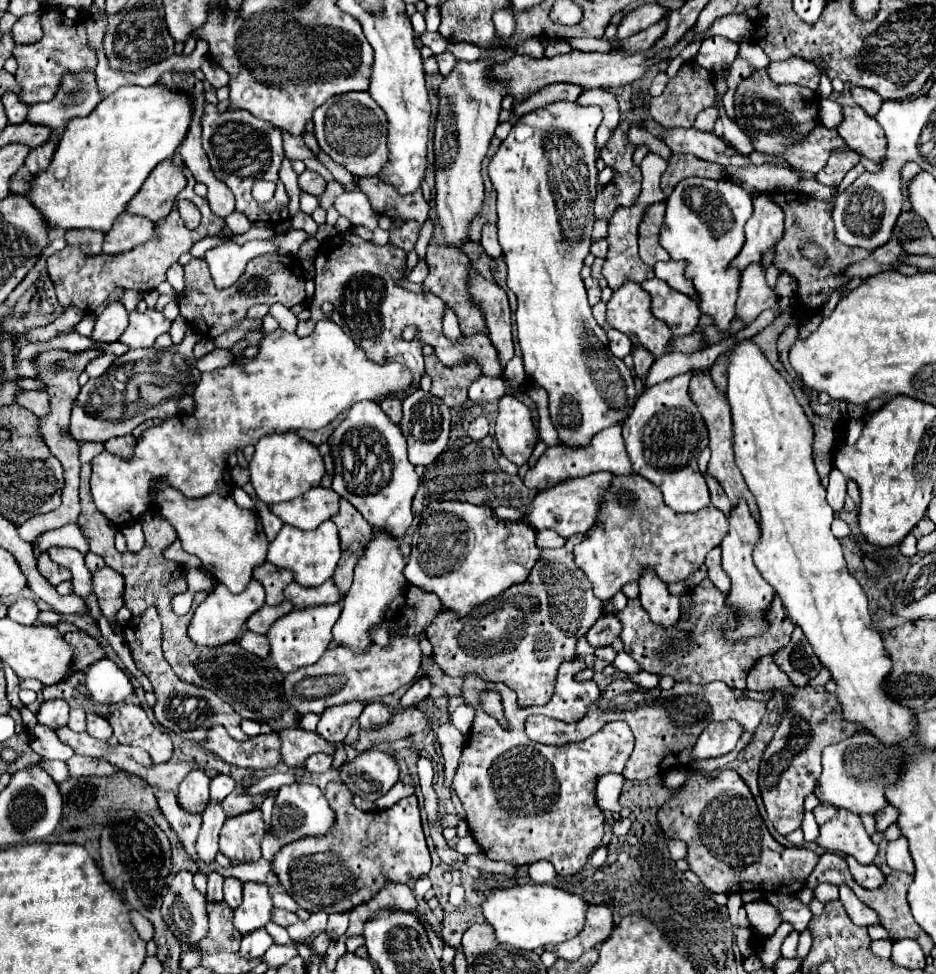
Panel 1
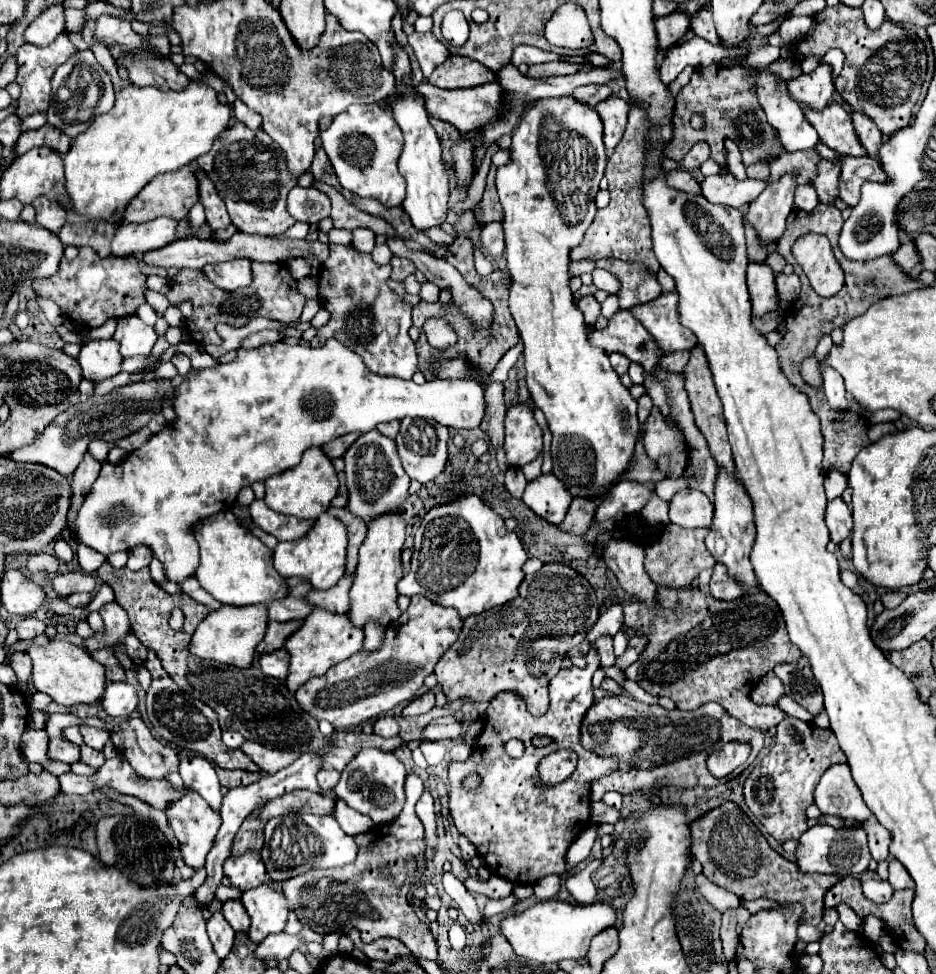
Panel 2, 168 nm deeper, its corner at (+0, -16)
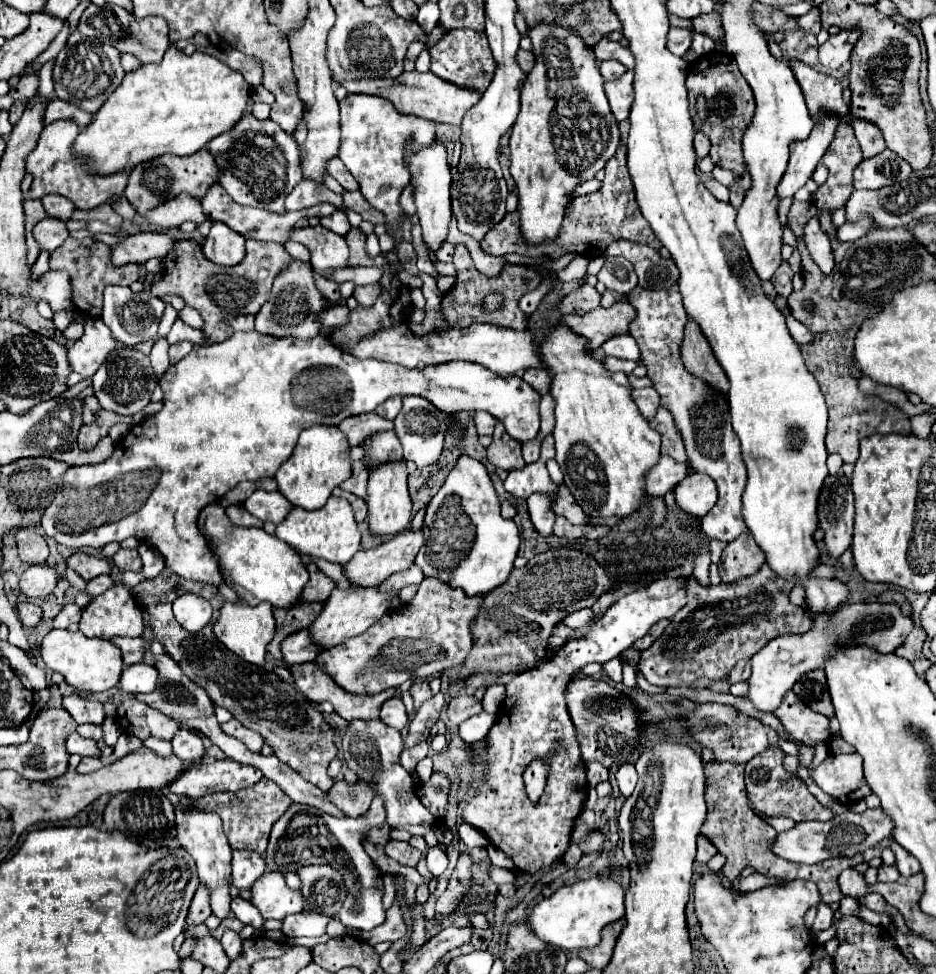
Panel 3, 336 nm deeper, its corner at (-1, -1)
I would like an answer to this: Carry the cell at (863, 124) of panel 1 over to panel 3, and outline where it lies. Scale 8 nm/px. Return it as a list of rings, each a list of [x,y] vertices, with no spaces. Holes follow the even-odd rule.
[[[796,59],[790,61],[790,67],[814,121],[818,121],[818,109],[822,109],[822,105],[826,105],[826,109],[838,109],[840,117],[848,115],[848,105],[842,99],[842,83],[836,77],[810,69],[806,63]]]

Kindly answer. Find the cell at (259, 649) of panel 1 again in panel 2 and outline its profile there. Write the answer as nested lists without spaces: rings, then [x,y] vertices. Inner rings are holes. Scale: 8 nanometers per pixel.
[[[277,650],[265,656],[259,656],[259,668],[269,674],[275,676],[279,680],[283,680],[287,676],[287,666],[289,666],[289,656],[285,650]]]

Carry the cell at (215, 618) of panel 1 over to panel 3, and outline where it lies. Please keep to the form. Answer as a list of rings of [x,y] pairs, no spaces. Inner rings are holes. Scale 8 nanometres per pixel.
[[[226,601],[220,609],[220,617],[214,623],[214,633],[216,637],[232,651],[236,653],[240,659],[262,667],[266,663],[266,647],[274,637],[274,617],[272,617],[272,605],[270,603],[262,603],[262,605],[248,605],[246,601],[238,601],[238,603],[230,603]]]

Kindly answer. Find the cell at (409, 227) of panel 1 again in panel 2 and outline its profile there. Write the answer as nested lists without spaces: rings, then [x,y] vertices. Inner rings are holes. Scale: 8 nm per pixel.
[[[393,256],[391,258],[391,266],[393,266],[391,280],[405,280],[409,274],[415,272],[415,264],[409,258],[397,258],[397,256]]]

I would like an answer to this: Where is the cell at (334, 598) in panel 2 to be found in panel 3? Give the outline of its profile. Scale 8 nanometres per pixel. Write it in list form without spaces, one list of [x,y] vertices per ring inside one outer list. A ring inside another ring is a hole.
[[[408,527],[406,531],[402,531],[402,533],[386,539],[386,541],[380,543],[378,547],[372,547],[372,549],[366,549],[366,551],[358,551],[358,553],[352,557],[352,561],[348,561],[348,563],[342,567],[342,569],[344,569],[344,575],[348,577],[350,583],[356,583],[356,585],[362,585],[362,587],[376,587],[376,585],[380,585],[382,581],[386,581],[390,575],[408,569],[408,567],[414,563],[418,551],[420,551],[420,547],[422,547],[422,543],[424,543],[422,527],[420,527],[420,529]]]

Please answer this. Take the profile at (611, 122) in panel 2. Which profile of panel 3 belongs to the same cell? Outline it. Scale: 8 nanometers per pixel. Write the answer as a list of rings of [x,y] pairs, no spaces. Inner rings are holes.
[[[628,69],[622,77],[606,83],[606,97],[610,101],[612,113],[614,113],[618,123],[628,119],[628,113],[630,113],[630,107],[632,107],[632,101],[634,101],[632,81],[634,81],[634,71]]]

